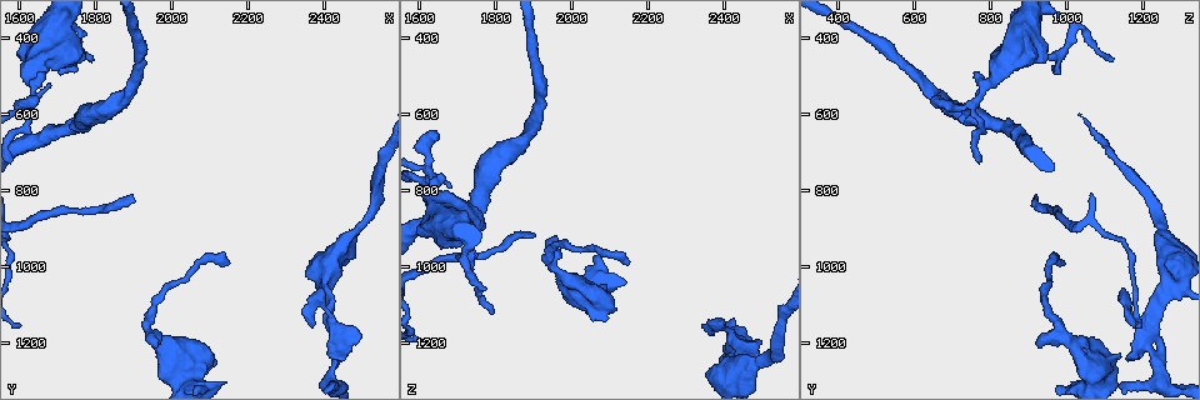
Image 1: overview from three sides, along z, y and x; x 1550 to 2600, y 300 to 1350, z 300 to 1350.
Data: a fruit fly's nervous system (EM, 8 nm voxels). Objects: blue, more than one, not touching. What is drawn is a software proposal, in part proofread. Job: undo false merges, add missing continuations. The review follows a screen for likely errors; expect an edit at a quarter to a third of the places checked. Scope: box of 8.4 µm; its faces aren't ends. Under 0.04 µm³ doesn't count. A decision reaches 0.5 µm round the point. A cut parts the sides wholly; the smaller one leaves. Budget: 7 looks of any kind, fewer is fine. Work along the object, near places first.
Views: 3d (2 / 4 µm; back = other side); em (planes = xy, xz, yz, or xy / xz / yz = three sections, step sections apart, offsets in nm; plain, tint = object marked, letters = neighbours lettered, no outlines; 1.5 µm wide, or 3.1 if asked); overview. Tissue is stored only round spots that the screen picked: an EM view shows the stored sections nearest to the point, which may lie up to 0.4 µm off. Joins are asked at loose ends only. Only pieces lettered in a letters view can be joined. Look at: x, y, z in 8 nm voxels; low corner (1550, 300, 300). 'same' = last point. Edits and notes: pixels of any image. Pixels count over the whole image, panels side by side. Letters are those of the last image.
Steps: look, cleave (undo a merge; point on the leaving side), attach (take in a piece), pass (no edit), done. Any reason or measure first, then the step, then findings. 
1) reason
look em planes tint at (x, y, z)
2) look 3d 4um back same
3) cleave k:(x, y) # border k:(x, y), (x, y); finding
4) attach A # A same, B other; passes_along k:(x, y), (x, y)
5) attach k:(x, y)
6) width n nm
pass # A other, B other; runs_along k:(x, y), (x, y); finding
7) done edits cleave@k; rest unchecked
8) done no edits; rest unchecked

tapers out
look em planes letters at (2155, 995, 990)

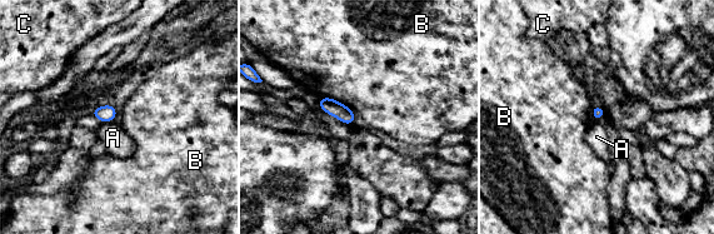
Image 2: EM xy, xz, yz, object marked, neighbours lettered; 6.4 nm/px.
width 70 nm
pass # A other, B other, C other; border 2:(320, 96), (343, 103), (356, 115); no lettered piece goes on from it

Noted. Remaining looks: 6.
an open end
look 3d 4um at (2090, 1230, 1145)

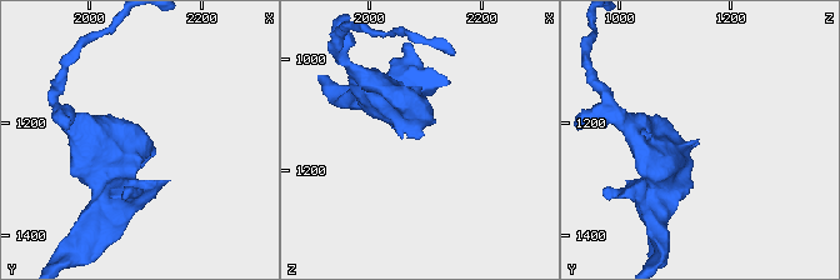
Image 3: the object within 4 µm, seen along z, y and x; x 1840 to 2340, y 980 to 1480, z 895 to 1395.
now the EM
look em planes letters at (2090, 1230, 1140)

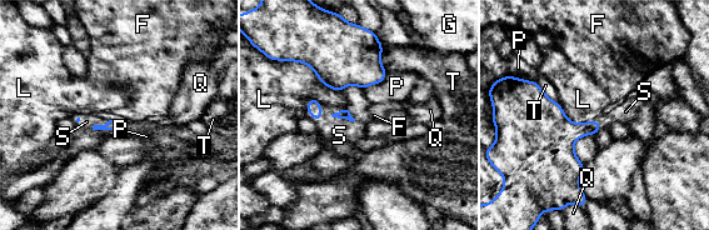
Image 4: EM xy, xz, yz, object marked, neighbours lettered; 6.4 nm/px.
attach S # F other, G other, L other, P other, Q other, S same, T other; the neuron continues

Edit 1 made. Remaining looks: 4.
see it whole again
look overview

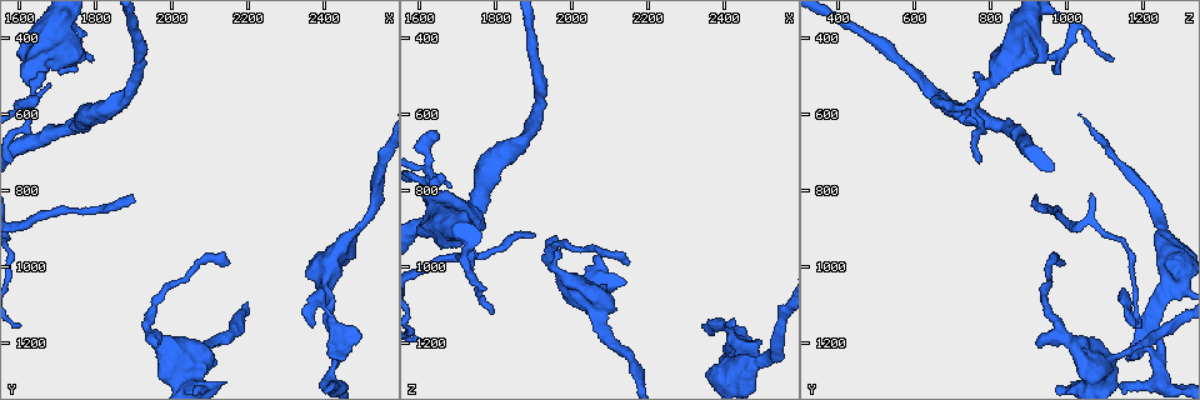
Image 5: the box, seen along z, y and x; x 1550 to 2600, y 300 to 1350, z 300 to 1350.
an open end
look 3d 2um at (2500, 1190, 1190)

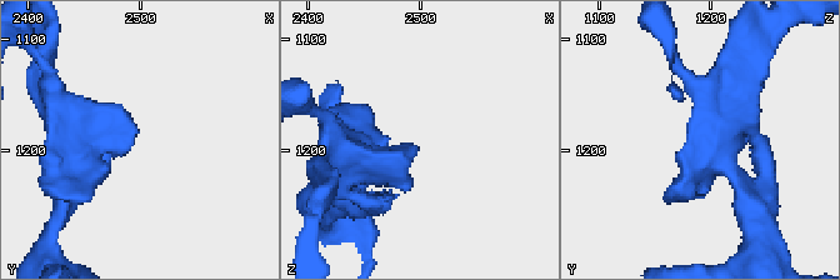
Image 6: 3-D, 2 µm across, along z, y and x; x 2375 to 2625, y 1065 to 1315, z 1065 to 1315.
look em planes letters at (2494, 1194, 1196)

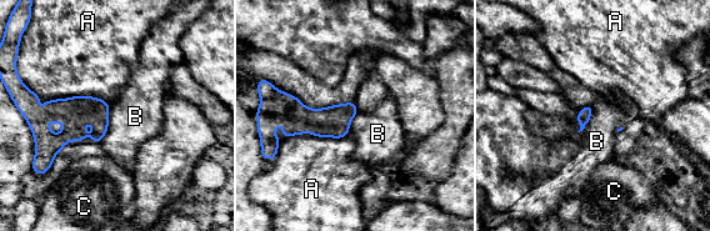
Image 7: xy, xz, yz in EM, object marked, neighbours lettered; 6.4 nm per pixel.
pass # A other, B other, C other; border 7:(110, 104), (108, 131), (99, 142); no lettered piece goes on from it

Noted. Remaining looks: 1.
done edits attach@4; rest unchecked

